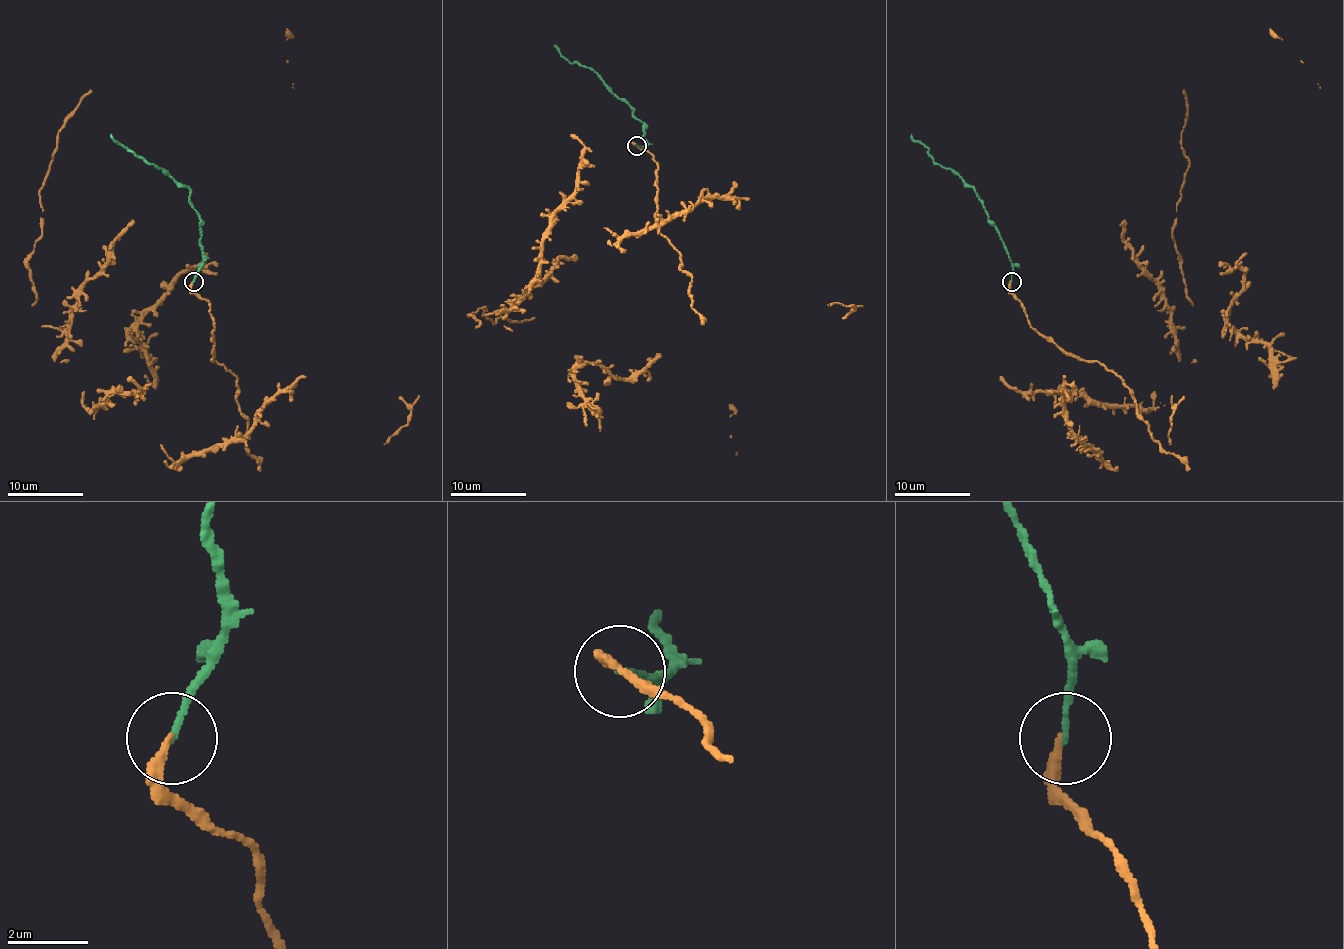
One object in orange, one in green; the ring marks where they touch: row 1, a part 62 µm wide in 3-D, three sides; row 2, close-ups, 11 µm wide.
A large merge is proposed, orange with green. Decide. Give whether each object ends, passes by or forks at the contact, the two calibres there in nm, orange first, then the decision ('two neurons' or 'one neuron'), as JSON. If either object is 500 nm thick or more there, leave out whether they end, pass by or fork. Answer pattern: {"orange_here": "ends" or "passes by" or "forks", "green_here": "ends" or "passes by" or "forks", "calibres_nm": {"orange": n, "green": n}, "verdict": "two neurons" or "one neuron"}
{"orange_here": "ends", "green_here": "ends", "calibres_nm": {"orange": 200, "green": 130}, "verdict": "one neuron"}

